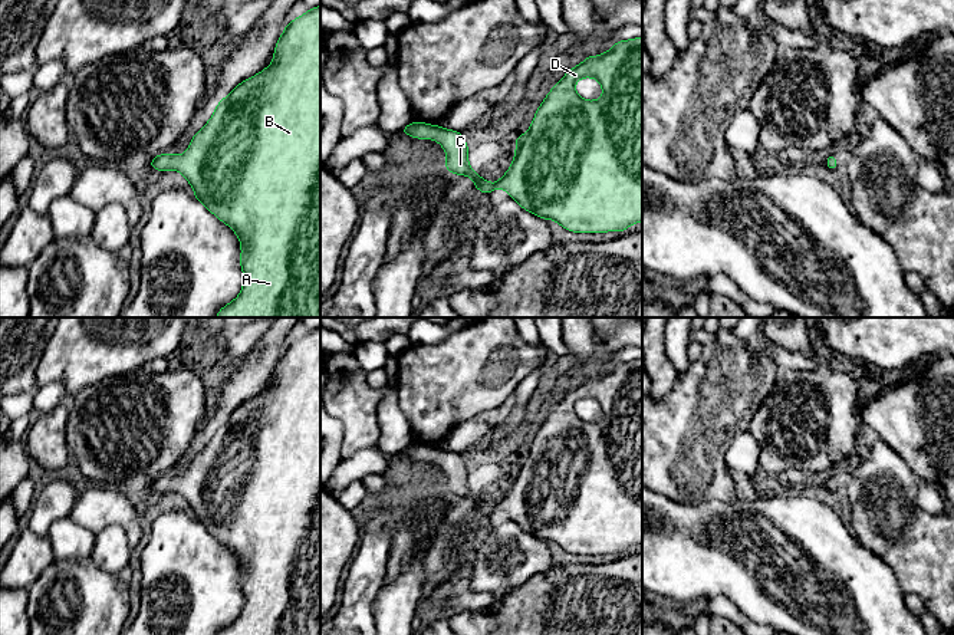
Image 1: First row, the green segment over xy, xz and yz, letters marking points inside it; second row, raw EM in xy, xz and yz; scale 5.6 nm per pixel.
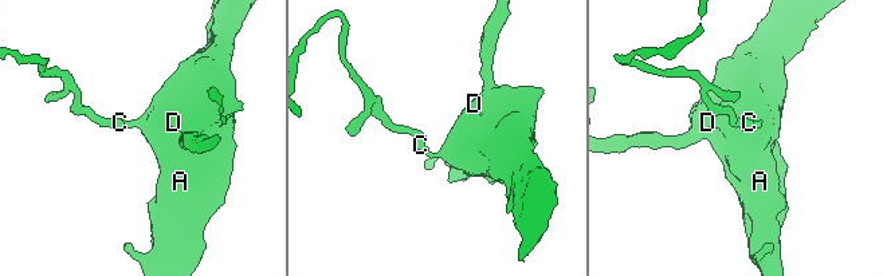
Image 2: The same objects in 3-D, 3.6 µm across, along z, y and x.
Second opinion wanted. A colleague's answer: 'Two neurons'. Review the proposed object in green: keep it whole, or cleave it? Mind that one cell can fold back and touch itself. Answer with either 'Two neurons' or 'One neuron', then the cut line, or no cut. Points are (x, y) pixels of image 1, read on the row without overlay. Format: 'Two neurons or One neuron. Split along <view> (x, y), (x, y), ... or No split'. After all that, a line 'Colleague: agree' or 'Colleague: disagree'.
One neuron. No split
Colleague: disagree

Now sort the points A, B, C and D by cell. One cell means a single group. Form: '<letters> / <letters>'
A B C D

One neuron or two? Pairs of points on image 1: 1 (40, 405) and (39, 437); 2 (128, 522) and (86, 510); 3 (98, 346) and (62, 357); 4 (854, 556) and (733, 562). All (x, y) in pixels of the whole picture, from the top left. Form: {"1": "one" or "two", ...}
{"1": "two", "2": "one", "3": "one", "4": "one"}

